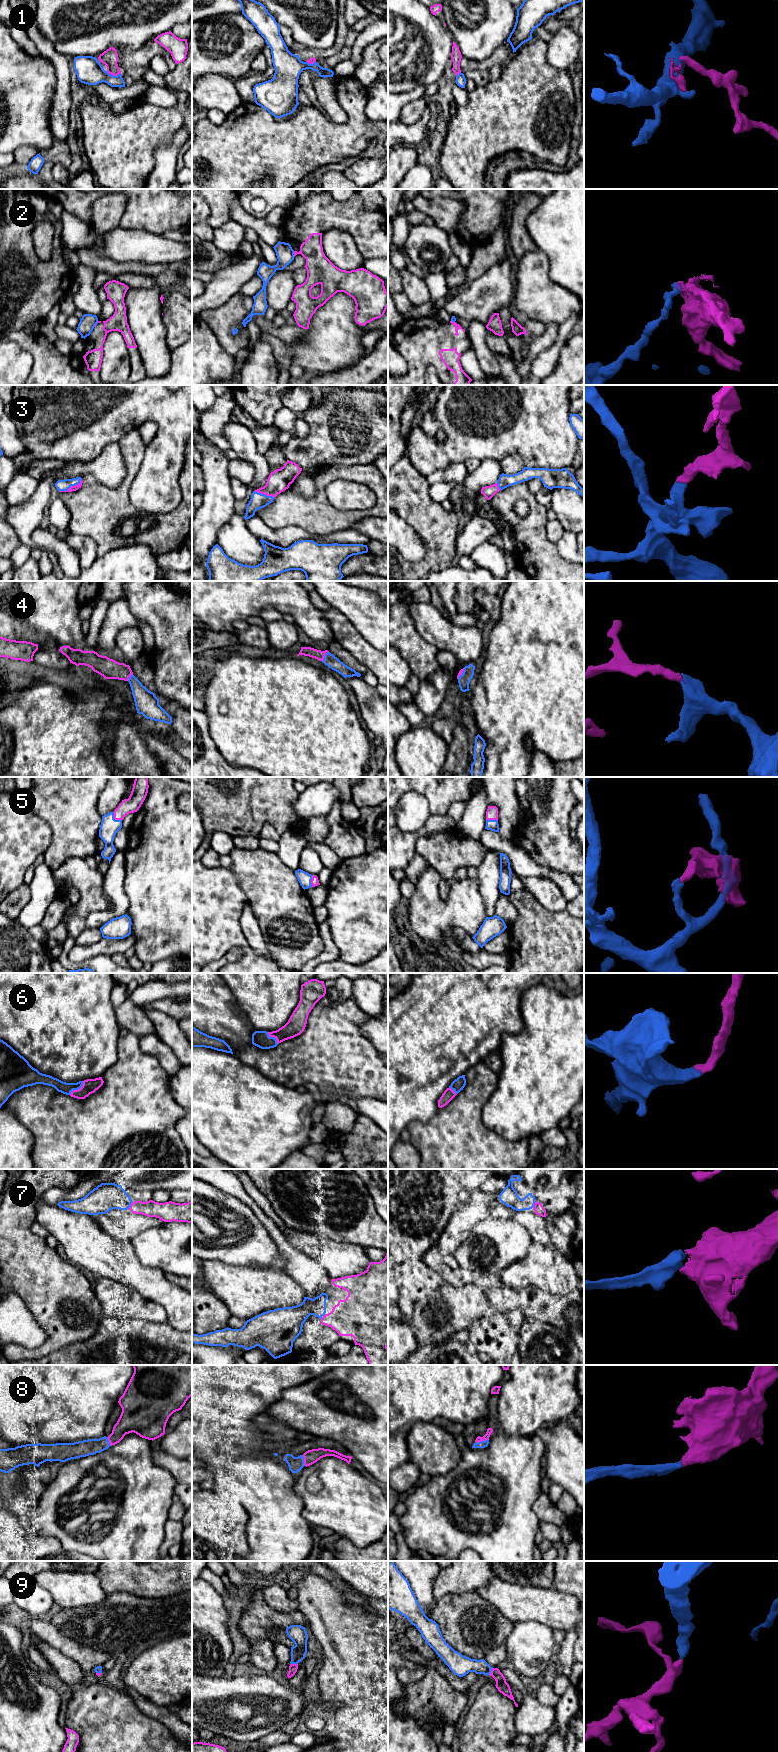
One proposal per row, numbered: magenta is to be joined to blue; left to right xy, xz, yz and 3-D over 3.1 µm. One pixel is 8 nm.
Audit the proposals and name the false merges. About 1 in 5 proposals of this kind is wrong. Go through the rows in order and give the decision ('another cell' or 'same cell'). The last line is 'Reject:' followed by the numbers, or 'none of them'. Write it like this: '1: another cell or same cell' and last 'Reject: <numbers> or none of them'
1: another cell
2: another cell
3: same cell
4: same cell
5: another cell
6: same cell
7: same cell
8: same cell
9: same cell
Reject: 1, 2, 5

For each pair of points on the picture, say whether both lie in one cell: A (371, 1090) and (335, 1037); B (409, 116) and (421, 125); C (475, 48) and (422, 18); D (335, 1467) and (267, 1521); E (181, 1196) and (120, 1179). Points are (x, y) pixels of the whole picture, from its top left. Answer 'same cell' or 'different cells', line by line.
A: same cell
B: different cells
C: different cells
D: different cells
E: different cells

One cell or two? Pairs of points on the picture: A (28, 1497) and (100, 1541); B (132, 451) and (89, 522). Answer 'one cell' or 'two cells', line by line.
A: two cells
B: one cell

